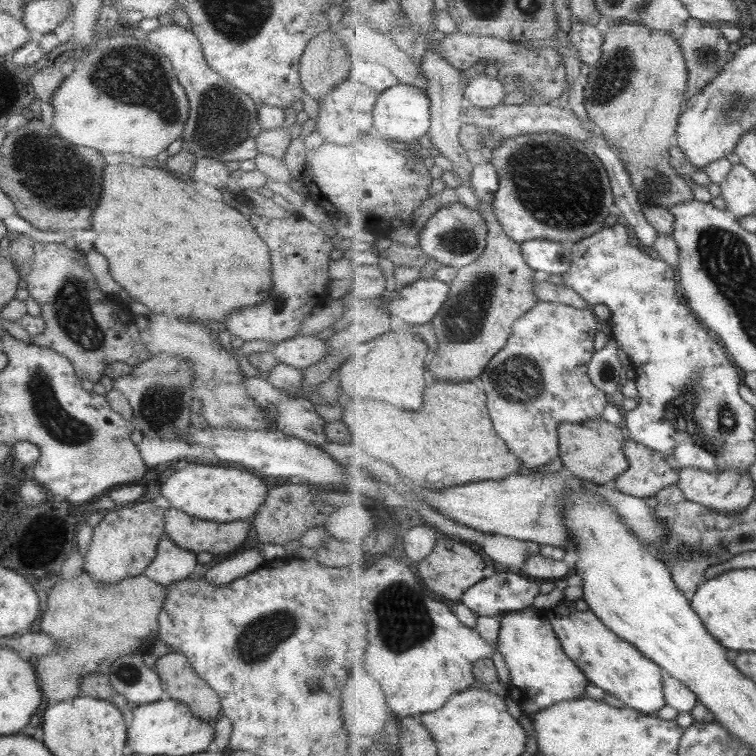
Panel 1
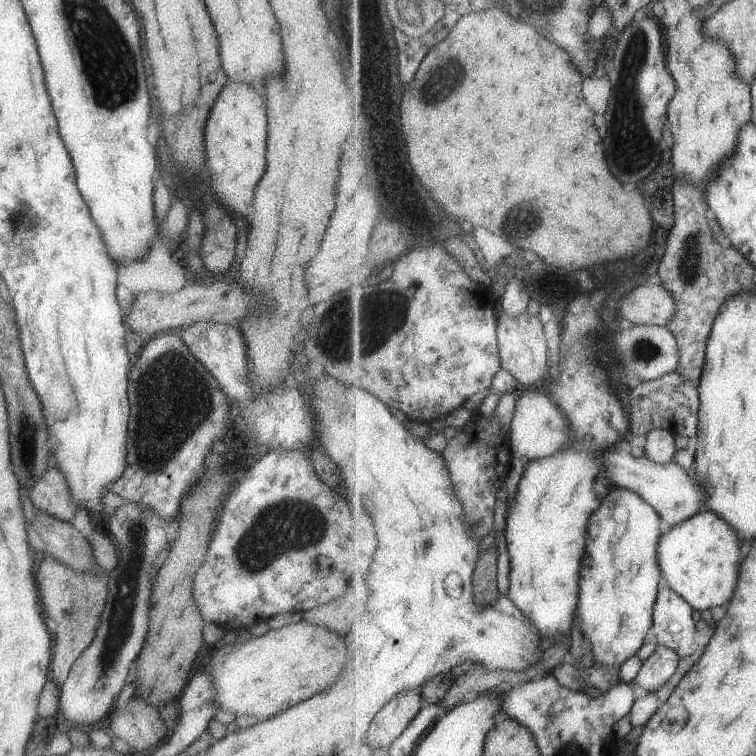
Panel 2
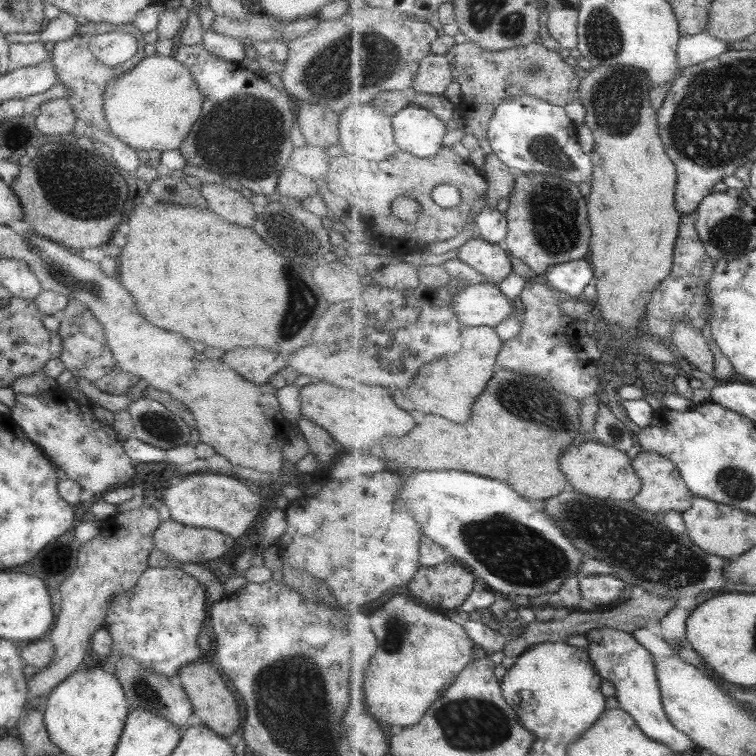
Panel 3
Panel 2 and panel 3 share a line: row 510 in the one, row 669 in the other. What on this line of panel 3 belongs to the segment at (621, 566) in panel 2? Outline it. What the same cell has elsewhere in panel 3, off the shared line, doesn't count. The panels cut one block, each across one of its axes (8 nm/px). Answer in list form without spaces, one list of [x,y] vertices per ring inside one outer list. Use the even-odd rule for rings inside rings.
[[[619,628],[594,629],[586,634],[591,659],[599,673],[611,680],[619,690],[620,707],[627,710],[639,722],[640,729],[647,735],[671,746],[679,755],[686,750],[699,754],[700,746],[671,721],[665,706],[655,655],[648,650],[633,633]]]

